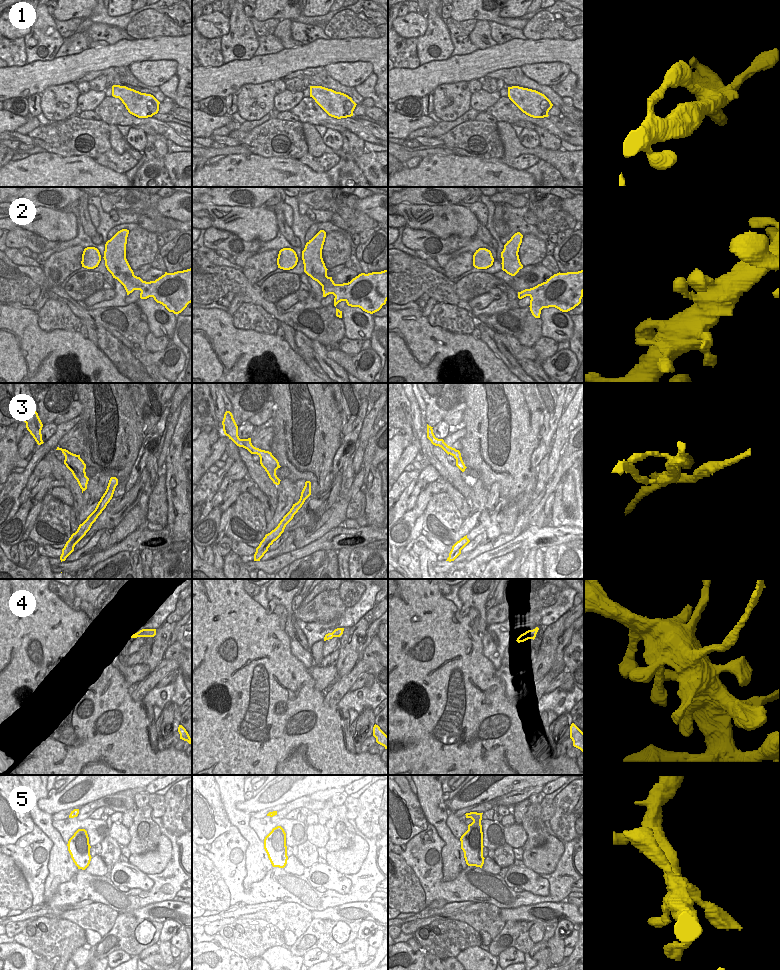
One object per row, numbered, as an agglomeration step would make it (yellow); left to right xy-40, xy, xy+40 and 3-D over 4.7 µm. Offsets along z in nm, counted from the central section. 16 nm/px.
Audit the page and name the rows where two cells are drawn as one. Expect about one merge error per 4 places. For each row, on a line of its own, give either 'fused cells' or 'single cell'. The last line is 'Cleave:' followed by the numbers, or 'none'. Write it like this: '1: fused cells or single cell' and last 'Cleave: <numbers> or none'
1: single cell
2: single cell
3: fused cells
4: fused cells
5: single cell
Cleave: 3, 4

